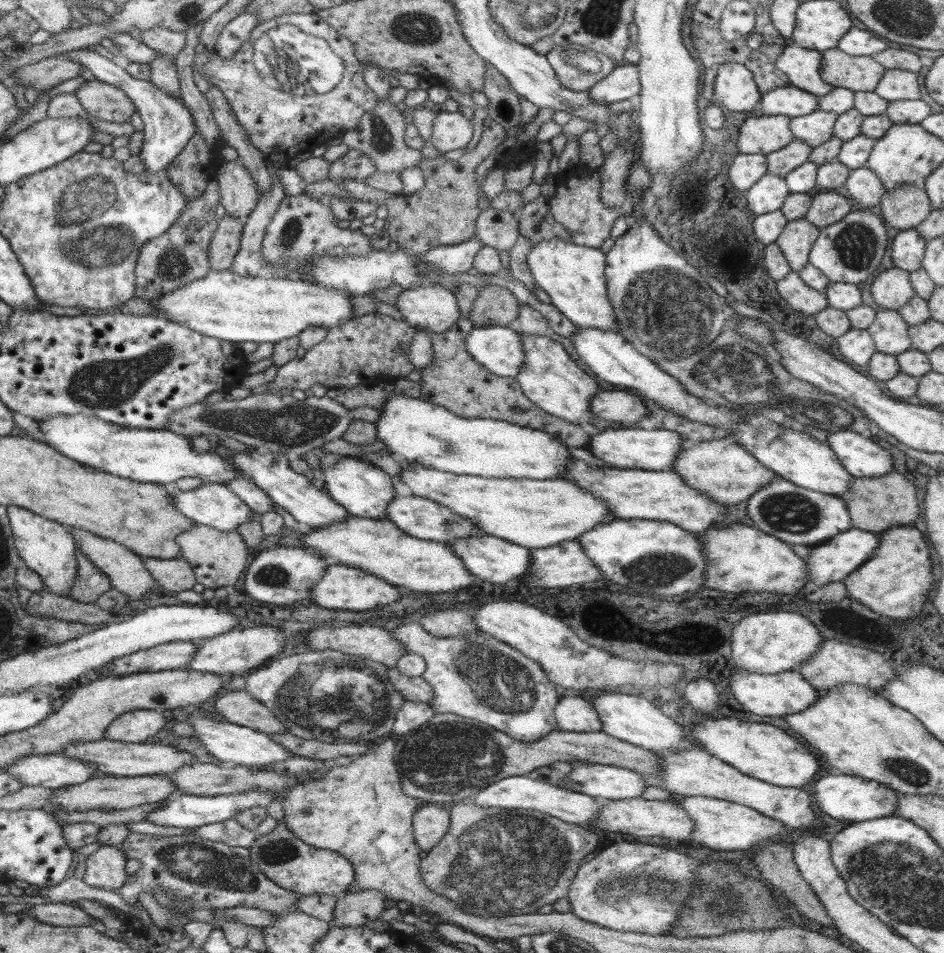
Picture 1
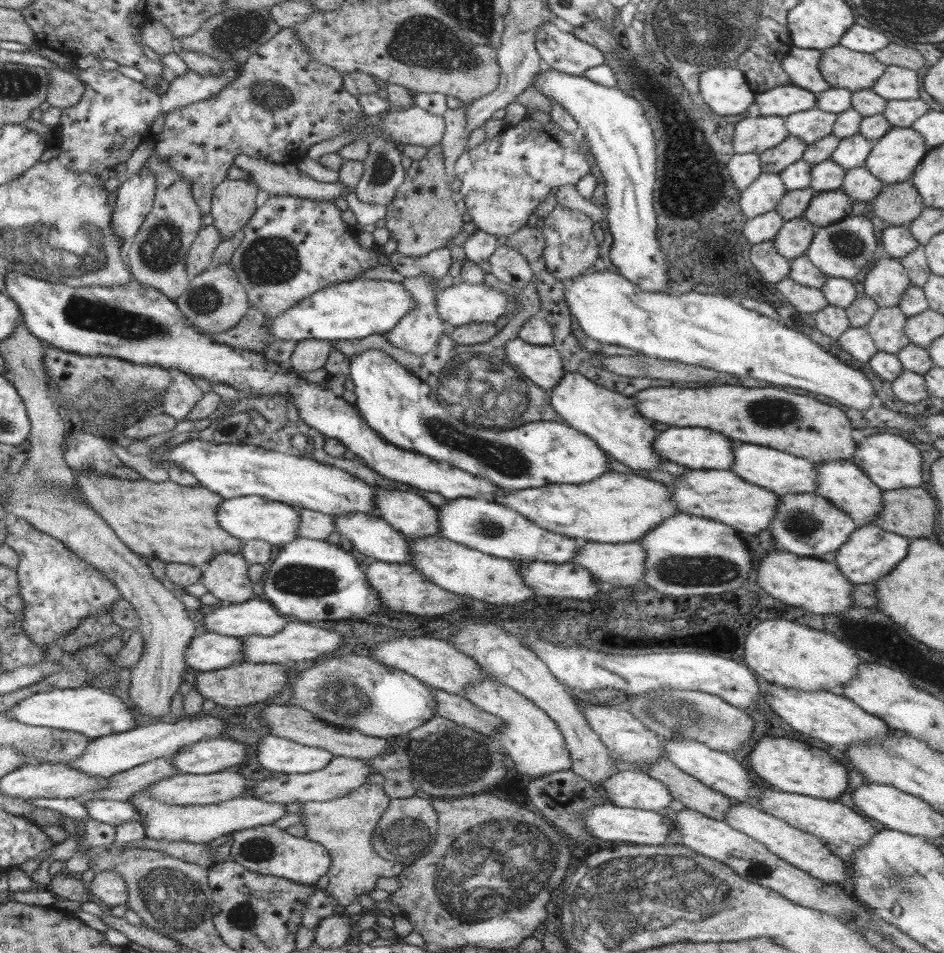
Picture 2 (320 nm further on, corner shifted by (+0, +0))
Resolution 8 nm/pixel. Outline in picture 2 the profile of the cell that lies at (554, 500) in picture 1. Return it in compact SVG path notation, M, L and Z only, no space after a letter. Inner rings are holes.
M612 470L605 472L592 482L580 484L548 485L540 488L524 488L514 492L500 488L499 498L494 502L523 514L528 520L547 531L578 540L610 544L640 542L649 530L656 528L661 522L680 511L677 504L671 499L671 492L665 484L634 473L626 475Z

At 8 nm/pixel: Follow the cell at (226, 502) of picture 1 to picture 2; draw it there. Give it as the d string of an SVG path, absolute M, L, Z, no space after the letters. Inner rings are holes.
M250 495L223 498L217 510L219 525L237 539L264 540L270 545L283 546L299 536L299 512L292 504Z

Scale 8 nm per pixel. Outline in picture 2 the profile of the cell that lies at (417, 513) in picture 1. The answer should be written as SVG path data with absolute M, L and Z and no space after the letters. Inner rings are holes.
M478 498L448 500L439 510L439 535L496 558L520 562L570 563L579 550L577 539L540 528L523 514L494 501Z

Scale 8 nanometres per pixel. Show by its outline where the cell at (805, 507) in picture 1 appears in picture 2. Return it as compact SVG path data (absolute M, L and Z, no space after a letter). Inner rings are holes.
M793 492L780 498L768 529L772 533L775 546L792 554L820 559L822 554L838 550L858 527L848 514L818 493Z

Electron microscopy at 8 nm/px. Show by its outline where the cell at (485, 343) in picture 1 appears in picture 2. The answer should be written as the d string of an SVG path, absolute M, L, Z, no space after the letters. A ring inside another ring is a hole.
M519 336L506 343L507 362L521 370L533 384L550 392L564 376L560 353L552 346L536 346L524 342Z

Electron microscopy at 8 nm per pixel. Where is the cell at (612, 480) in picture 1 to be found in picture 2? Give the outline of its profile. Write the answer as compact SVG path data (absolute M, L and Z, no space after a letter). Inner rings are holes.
M688 469L684 475L678 475L675 478L675 486L669 488L669 491L671 499L677 504L680 512L721 522L731 526L738 534L758 534L761 530L768 529L774 518L775 508L781 501L776 493L746 482L730 470Z

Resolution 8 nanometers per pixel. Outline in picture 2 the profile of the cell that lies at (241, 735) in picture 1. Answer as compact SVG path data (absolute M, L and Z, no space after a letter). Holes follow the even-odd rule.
M272 734L258 741L260 766L272 772L308 773L324 768L333 754L315 746L304 746L288 738Z

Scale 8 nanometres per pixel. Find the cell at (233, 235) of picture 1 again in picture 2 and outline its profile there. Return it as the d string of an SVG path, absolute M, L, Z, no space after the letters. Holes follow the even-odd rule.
M207 223L207 227L200 230L186 259L185 271L190 276L195 277L197 274L208 269L212 262L212 254L223 242L222 235L212 223Z

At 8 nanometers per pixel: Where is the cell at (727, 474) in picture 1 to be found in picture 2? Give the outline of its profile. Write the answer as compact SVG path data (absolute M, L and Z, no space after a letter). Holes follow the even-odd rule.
M731 441L731 443L733 444L733 461L729 470L746 482L771 490L779 497L793 492L817 492L817 470L807 458L748 442Z

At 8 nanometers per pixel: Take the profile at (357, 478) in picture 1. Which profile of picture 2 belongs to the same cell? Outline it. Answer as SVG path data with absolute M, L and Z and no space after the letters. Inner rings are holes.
M375 488L375 510L394 530L406 537L439 535L439 510L410 491Z

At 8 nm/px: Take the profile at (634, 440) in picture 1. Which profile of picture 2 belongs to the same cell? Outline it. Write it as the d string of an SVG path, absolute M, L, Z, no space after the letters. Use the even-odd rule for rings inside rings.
M668 426L666 430L660 431L655 438L655 449L656 454L663 461L681 464L689 469L729 470L733 461L731 441L717 430L697 426Z

